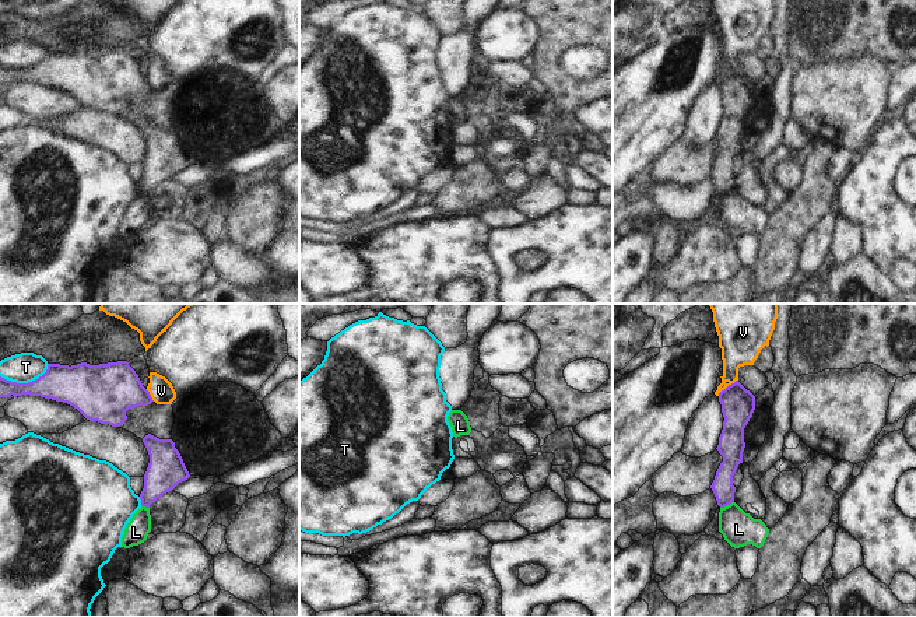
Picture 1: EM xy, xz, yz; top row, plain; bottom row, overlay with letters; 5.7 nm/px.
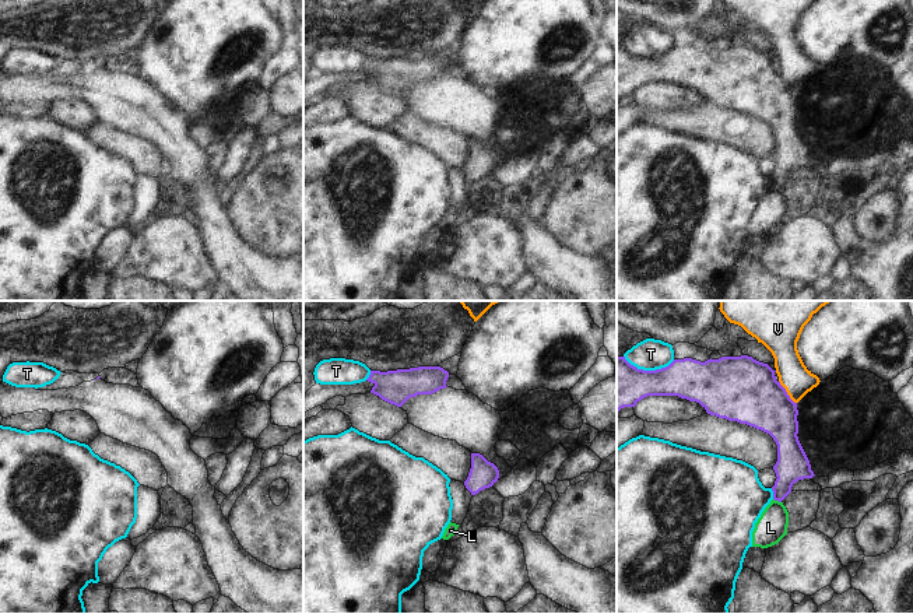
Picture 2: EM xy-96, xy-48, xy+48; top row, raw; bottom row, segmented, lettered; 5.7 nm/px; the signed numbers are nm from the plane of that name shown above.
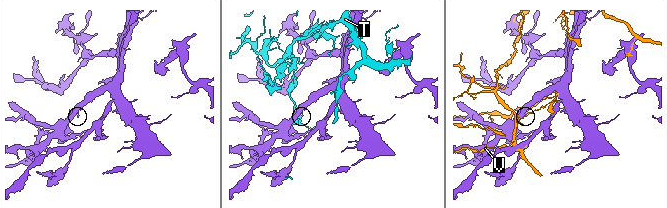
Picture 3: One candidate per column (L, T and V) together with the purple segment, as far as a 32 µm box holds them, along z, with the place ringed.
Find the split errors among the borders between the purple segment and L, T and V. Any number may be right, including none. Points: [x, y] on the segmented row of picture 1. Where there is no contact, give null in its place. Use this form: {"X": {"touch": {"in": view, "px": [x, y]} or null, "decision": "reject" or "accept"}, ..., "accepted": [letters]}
{"L": {"touch": {"in": "yz", "px": [726, 505]}, "decision": "reject"}, "T": {"touch": {"in": "xy", "px": [25, 384]}, "decision": "reject"}, "V": {"touch": {"in": "yz", "px": [729, 385]}, "decision": "reject"}, "accepted": []}

